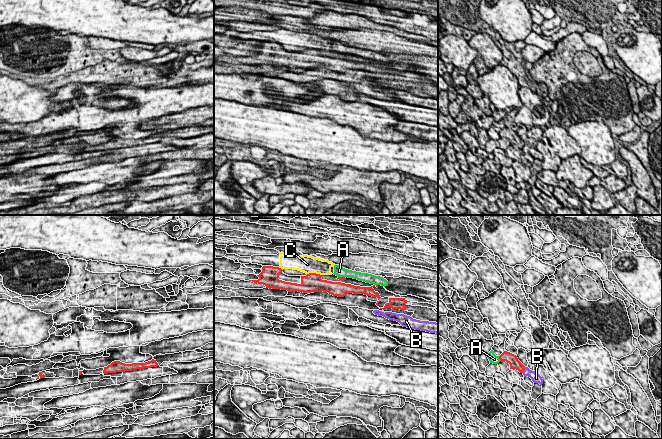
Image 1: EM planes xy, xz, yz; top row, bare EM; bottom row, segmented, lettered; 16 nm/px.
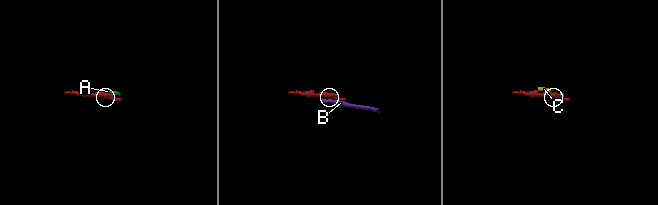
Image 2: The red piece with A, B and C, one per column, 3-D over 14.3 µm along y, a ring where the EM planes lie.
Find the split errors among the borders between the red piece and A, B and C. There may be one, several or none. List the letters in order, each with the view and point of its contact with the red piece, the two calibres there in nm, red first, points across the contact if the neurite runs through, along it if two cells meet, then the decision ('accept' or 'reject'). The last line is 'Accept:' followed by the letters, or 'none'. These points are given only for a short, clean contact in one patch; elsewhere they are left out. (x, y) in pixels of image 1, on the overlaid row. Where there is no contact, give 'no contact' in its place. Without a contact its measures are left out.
A: meets red in yz at (499, 358); 170 nm thick on the red side, 140 nm on the other; reject
B: meets red in yz at (523, 370); 170 nm thick on the red side, 160 nm on the other; reject
C: meets red in xz at (314, 273); 320 nm thick on the red side, 280 nm on the other; reject
Accept: none

